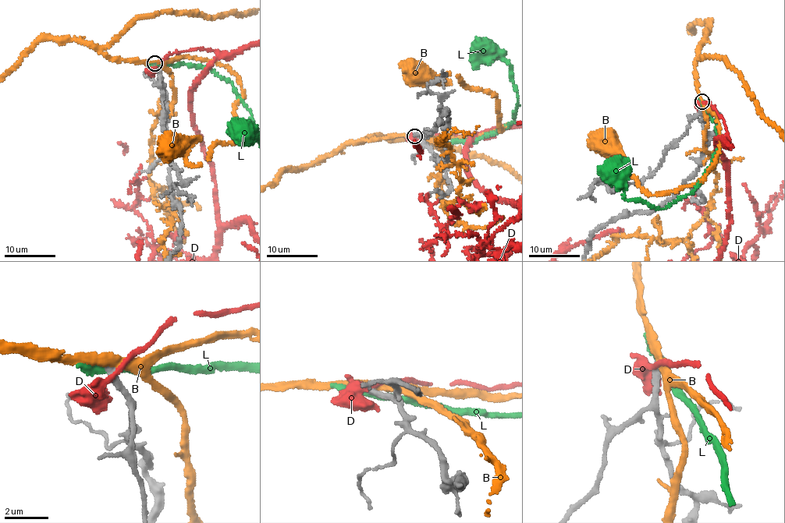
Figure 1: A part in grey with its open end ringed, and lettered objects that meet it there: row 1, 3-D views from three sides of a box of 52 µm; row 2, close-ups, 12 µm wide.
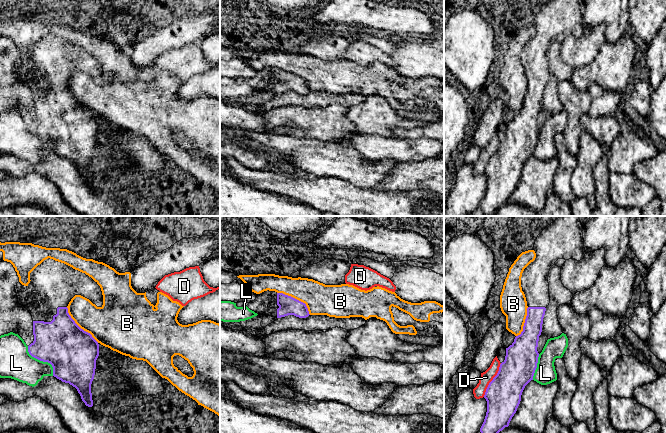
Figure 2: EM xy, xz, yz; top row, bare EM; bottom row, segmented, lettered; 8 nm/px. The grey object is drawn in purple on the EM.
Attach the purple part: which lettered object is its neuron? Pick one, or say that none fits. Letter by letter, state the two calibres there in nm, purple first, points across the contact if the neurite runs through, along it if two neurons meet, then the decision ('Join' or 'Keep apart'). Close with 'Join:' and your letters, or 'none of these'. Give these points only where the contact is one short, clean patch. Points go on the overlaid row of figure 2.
B: Thickness 400 nm (purple) against 320 nm. Keep apart
D: Thickness 280 nm (purple) against 100 nm. Keep apart
L: Thickness 400 nm (purple) against 260 nm. Keep apart
Join: none of these

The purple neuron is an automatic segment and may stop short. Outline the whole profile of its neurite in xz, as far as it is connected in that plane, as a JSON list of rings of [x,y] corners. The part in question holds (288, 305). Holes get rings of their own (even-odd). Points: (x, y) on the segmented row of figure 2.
[[[269,290],[257,294],[256,299],[250,302],[247,307],[258,315],[277,318],[288,315],[306,318],[310,315],[305,303],[283,293]]]

